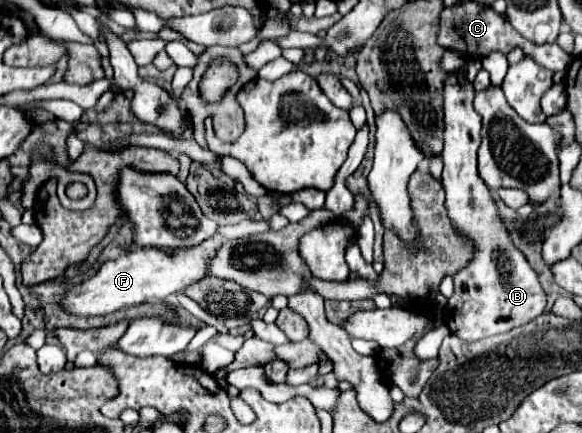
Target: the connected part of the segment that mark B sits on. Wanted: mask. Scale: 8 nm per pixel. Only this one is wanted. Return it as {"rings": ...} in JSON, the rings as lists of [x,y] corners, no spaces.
{"rings":[[[458,70],[458,72],[448,74],[448,78],[444,82],[444,126],[446,128],[444,128],[444,150],[442,150],[442,160],[444,160],[442,184],[446,190],[446,210],[448,210],[452,224],[460,232],[474,238],[478,252],[476,252],[474,260],[454,276],[454,294],[446,304],[444,320],[450,328],[450,332],[466,342],[508,332],[516,326],[530,322],[532,318],[540,316],[542,312],[546,312],[546,294],[538,282],[538,276],[532,270],[532,266],[526,262],[524,254],[514,246],[514,242],[502,222],[502,216],[498,212],[498,206],[490,194],[490,188],[482,182],[482,178],[476,170],[476,150],[480,146],[480,116],[474,112],[472,100],[474,100],[474,86],[472,86],[472,82],[466,80],[464,72]]]}

